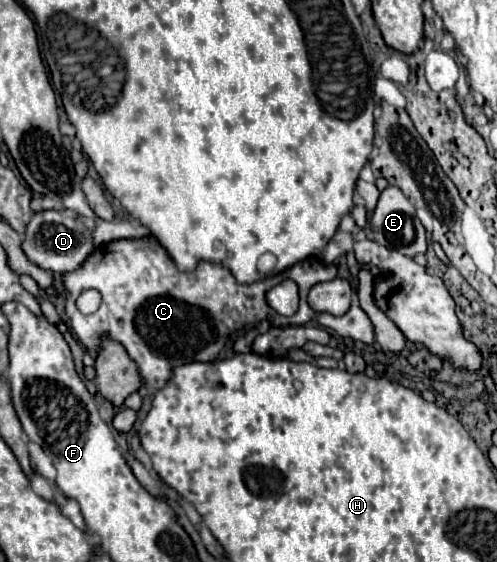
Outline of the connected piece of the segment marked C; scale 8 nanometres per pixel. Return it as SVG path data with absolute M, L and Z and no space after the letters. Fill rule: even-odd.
M149 235L143 239L119 239L97 247L97 251L93 251L79 269L75 269L73 273L63 273L61 281L65 291L69 293L65 303L67 315L71 319L71 329L79 337L81 345L95 349L99 345L99 337L107 333L111 339L123 343L129 357L139 365L145 383L153 389L161 389L169 381L173 367L185 365L187 361L213 361L225 347L229 333L239 329L243 321L263 321L275 315L277 327L309 323L313 319L313 309L307 305L307 289L311 289L315 283L331 281L335 277L337 263L325 265L317 257L309 257L293 265L291 269L285 269L283 273L269 275L251 285L239 285L225 265L213 261L199 261L195 271L183 273L175 267L163 245L159 245L159 241ZM287 277L299 283L301 305L293 317L281 317L279 313L269 309L265 301L265 291ZM83 289L97 289L103 295L101 307L91 315L83 315L75 307L75 299Z

